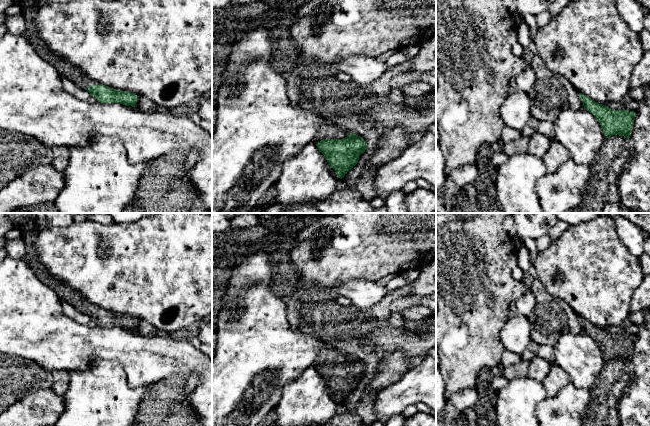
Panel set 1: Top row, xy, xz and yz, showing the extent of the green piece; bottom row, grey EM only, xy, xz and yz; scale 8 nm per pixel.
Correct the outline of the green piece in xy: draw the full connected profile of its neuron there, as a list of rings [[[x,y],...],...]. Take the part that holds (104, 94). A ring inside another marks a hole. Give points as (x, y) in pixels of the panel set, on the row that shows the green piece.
[[[27,0],[20,4],[22,7],[22,15],[25,18],[26,36],[34,45],[40,56],[51,63],[59,72],[61,77],[66,77],[83,90],[87,90],[90,95],[95,96],[101,103],[120,103],[126,106],[135,107],[138,97],[136,94],[126,91],[120,91],[90,79],[83,74],[78,68],[67,61],[57,57],[47,49],[47,46],[41,41],[38,30],[34,23],[34,17],[40,5],[36,0]]]

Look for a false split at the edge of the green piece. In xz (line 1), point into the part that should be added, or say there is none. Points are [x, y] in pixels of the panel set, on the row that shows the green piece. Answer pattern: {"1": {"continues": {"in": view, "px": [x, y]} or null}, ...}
{"1": {"continues": null}}

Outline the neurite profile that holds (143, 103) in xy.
[[[139,96],[135,108],[142,111],[156,111],[158,106],[145,96]]]

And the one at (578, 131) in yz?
[[[585,108],[564,109],[554,122],[553,134],[577,164],[589,165],[605,141],[600,123]]]

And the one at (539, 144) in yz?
[[[535,132],[529,140],[529,147],[527,152],[531,155],[543,159],[545,153],[548,151],[551,140],[539,132]]]

